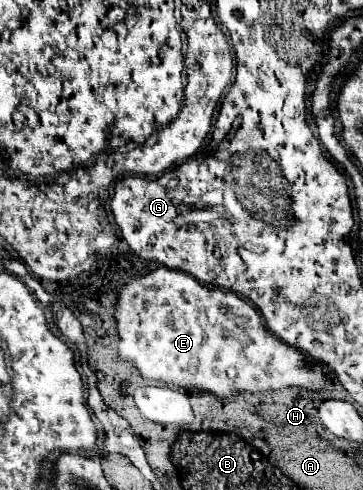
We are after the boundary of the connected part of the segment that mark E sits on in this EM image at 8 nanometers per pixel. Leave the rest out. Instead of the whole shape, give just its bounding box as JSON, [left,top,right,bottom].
[115,268,329,402]

